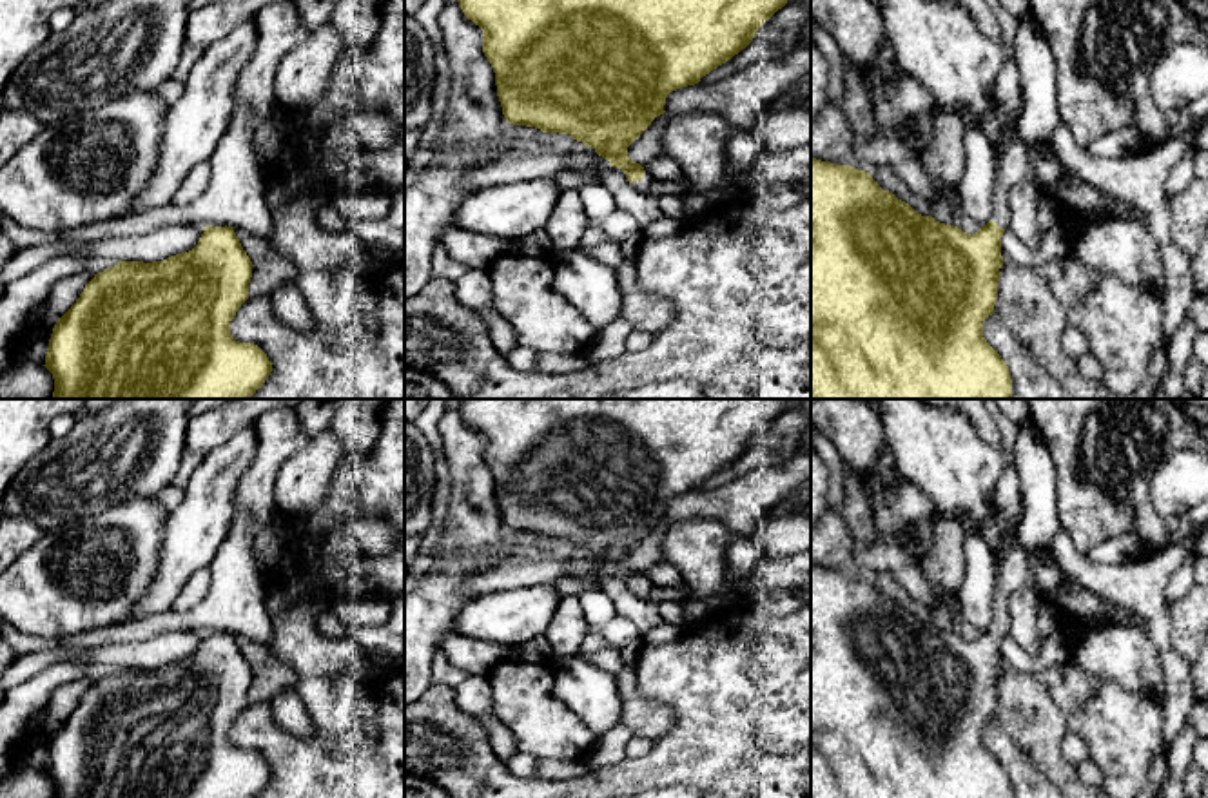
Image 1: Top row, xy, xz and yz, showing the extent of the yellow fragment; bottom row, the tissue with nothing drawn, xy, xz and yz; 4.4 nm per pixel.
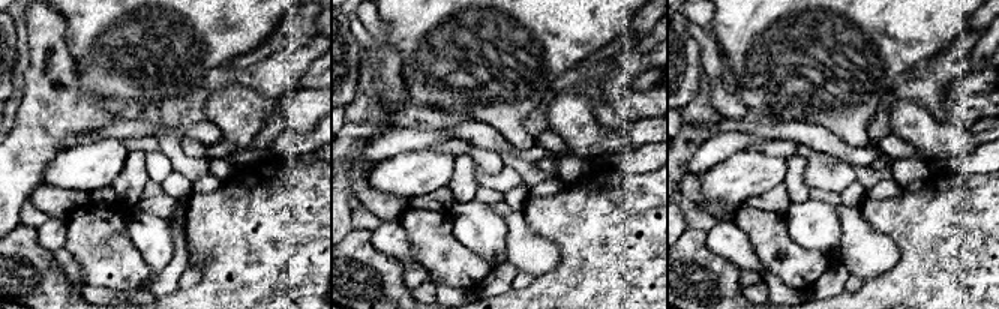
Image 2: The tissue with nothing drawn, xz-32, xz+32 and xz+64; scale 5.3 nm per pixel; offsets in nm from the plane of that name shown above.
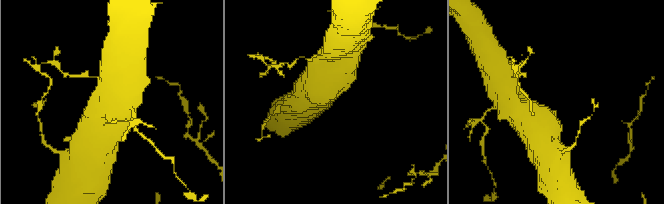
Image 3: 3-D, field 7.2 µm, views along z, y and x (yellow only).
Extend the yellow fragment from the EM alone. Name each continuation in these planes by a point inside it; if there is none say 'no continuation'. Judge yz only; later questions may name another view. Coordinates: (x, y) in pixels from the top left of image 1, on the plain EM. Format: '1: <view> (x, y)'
1: yz (1013, 574)

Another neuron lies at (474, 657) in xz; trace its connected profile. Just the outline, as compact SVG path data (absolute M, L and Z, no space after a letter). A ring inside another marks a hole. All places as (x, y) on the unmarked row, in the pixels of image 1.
M455 631L441 640L439 649L468 676L488 676L499 662L515 658L519 651L513 646L472 640Z

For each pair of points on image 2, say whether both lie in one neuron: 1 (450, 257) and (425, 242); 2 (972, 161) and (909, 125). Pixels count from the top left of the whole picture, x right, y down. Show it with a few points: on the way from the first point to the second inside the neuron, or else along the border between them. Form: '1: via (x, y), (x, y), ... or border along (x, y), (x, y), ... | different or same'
1: via (444, 257), (431, 243) | same
2: border along (980, 144), (966, 153), (950, 156), (942, 164) | different

